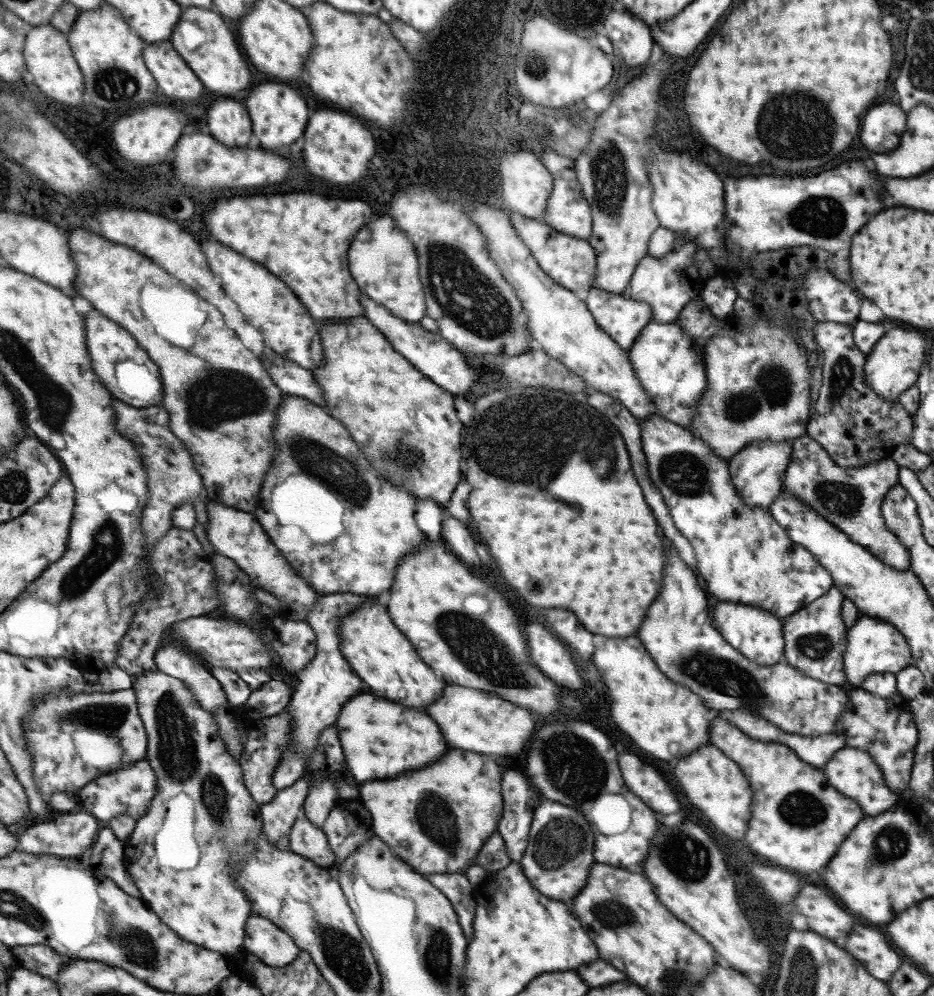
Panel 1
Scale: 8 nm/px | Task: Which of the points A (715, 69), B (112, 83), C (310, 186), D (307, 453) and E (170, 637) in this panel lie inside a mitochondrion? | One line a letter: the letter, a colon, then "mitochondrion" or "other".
A: other
B: mitochondrion
C: other
D: mitochondrion
E: other

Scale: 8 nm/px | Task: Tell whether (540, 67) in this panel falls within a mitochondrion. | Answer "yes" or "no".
yes

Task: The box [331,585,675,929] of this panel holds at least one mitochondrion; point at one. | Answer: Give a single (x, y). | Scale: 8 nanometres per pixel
(471, 644)

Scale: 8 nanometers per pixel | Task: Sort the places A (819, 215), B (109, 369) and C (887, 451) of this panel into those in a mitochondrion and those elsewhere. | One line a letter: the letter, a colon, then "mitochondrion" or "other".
A: mitochondrion
B: other
C: other

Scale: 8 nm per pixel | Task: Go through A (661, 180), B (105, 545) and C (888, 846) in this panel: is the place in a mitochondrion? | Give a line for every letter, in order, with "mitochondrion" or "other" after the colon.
A: other
B: mitochondrion
C: mitochondrion

